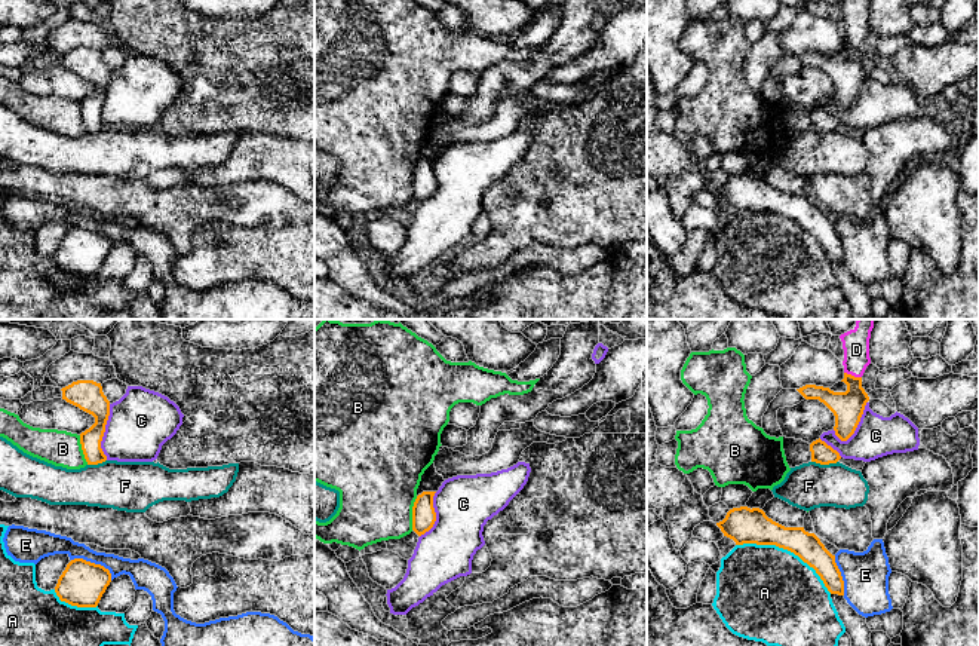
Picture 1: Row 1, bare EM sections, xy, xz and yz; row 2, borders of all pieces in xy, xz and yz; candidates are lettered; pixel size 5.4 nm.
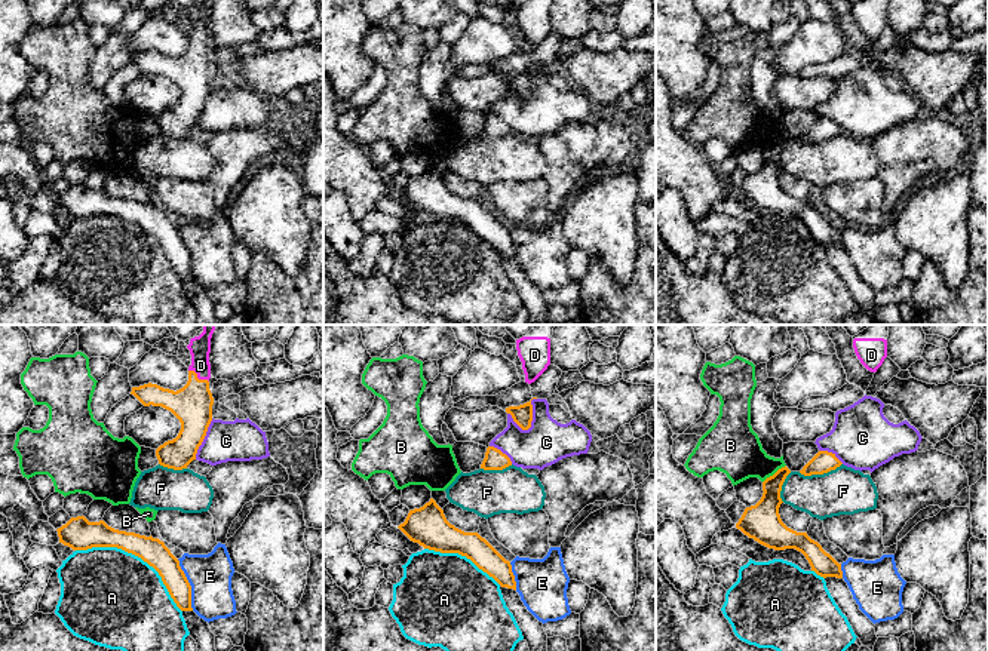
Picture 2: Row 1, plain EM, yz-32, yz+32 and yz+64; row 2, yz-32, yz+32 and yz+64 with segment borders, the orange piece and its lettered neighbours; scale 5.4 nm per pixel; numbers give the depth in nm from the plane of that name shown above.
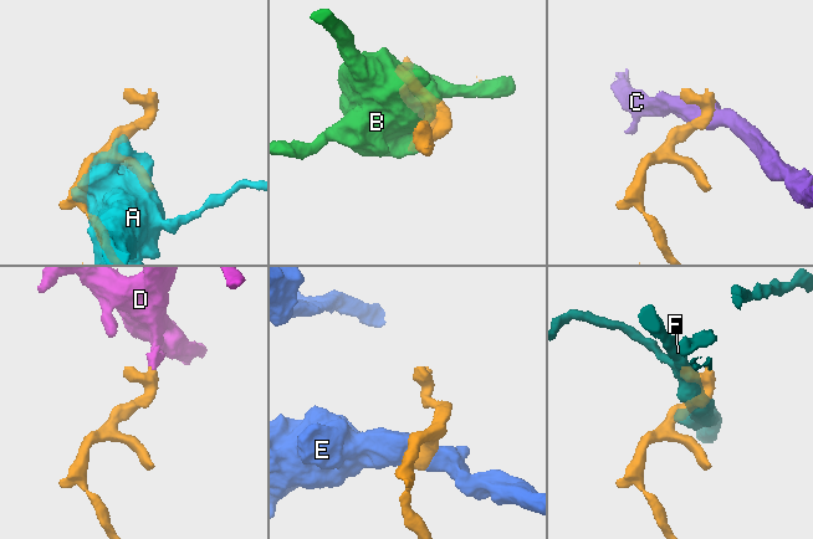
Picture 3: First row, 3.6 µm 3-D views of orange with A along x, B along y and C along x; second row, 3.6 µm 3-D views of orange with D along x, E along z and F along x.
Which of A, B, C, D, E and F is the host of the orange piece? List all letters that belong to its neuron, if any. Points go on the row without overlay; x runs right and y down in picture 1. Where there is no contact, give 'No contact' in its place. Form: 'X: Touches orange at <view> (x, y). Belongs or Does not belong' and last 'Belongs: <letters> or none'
A: Touches orange at yz (786, 216). Does not belong
B: Touches orange at xz (413, 180). Does not belong
C: Touches orange at xy (104, 98). Does not belong
D: Touches orange at yz (853, 43). Belongs
E: Touches orange at xy (94, 230). Does not belong
F: Touches orange at yz (825, 131). Does not belong
Belongs: D

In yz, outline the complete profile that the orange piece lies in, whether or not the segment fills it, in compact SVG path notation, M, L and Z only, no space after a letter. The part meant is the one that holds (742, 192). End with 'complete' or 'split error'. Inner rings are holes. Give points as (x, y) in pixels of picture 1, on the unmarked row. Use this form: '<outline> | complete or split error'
M733 175L716 193L736 212L776 212L798 223L816 238L831 261L844 263L844 248L832 223L814 200L804 195L785 195L759 175Z | complete

